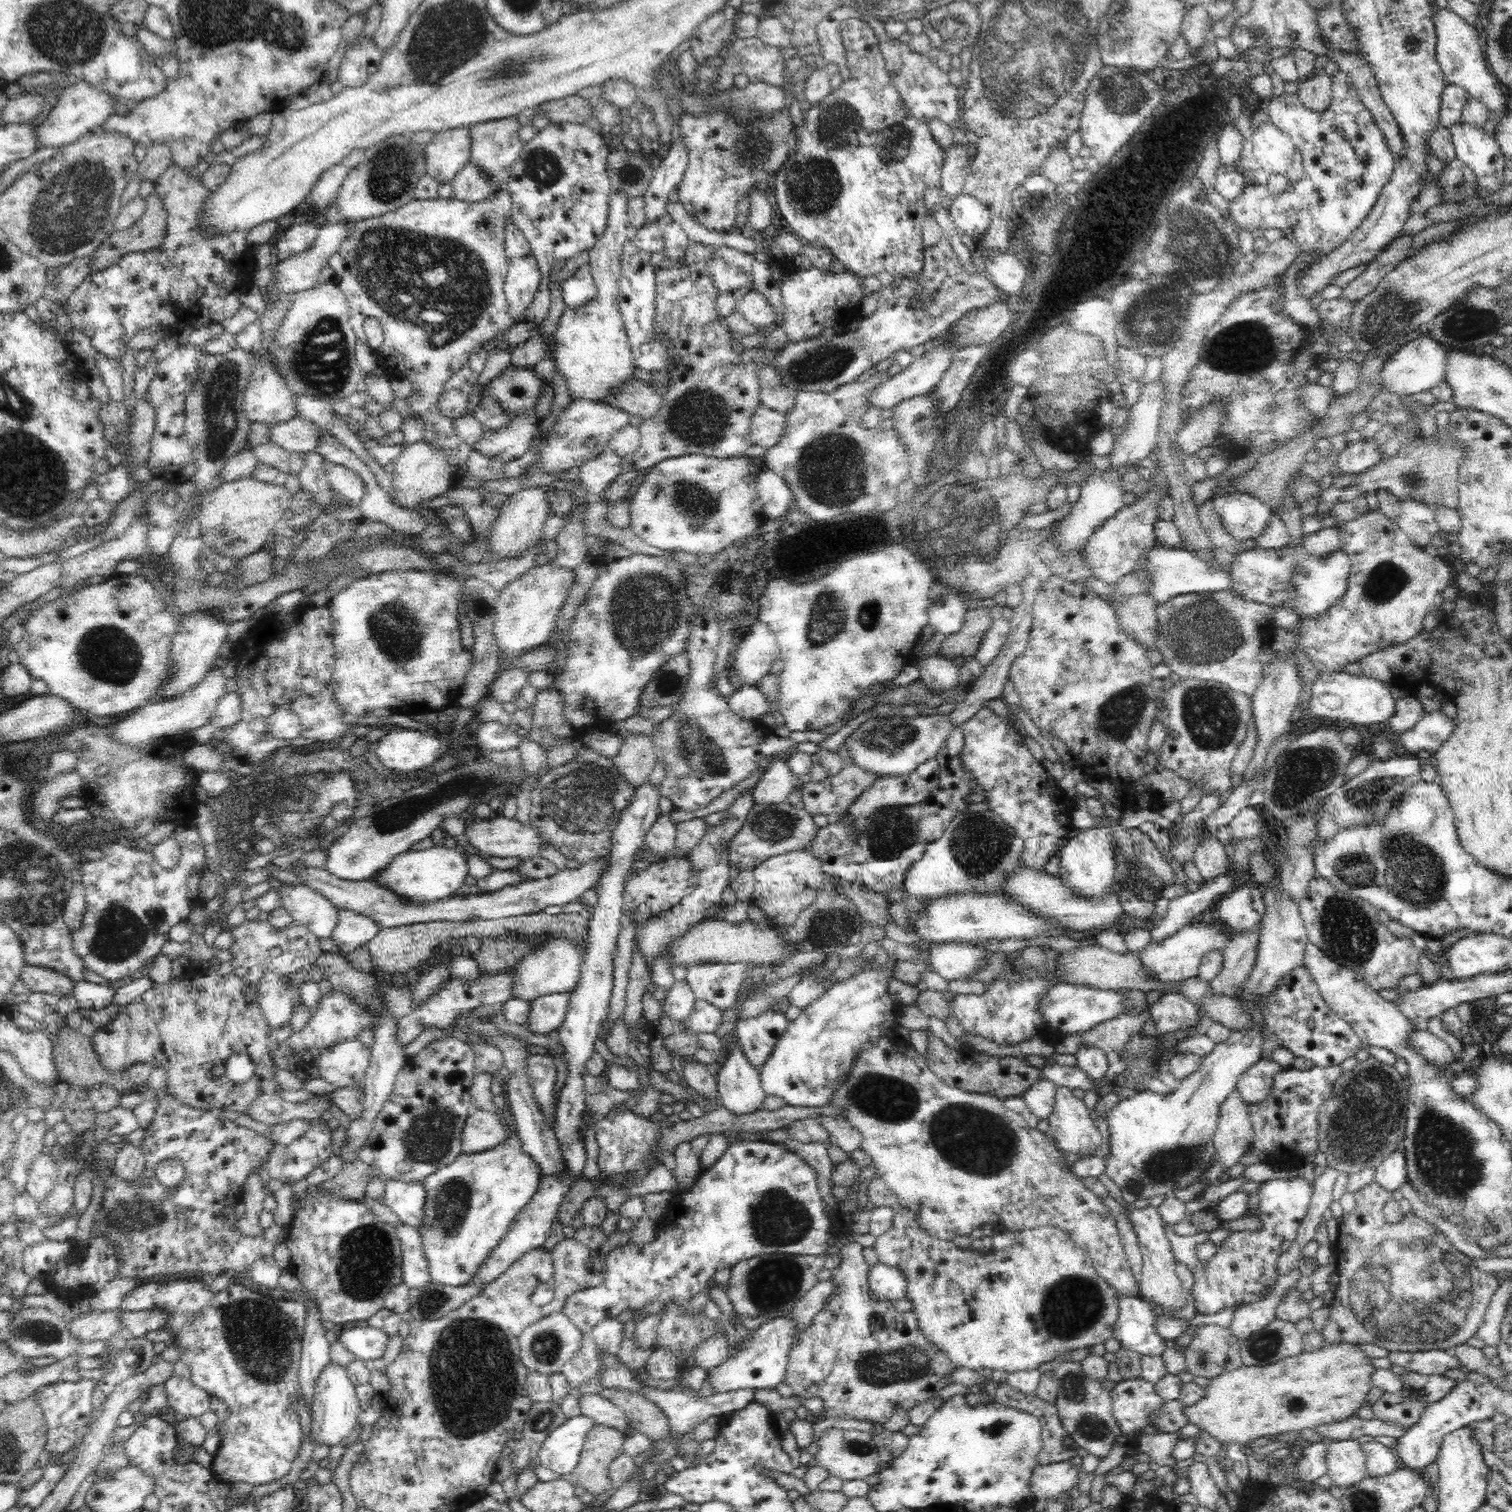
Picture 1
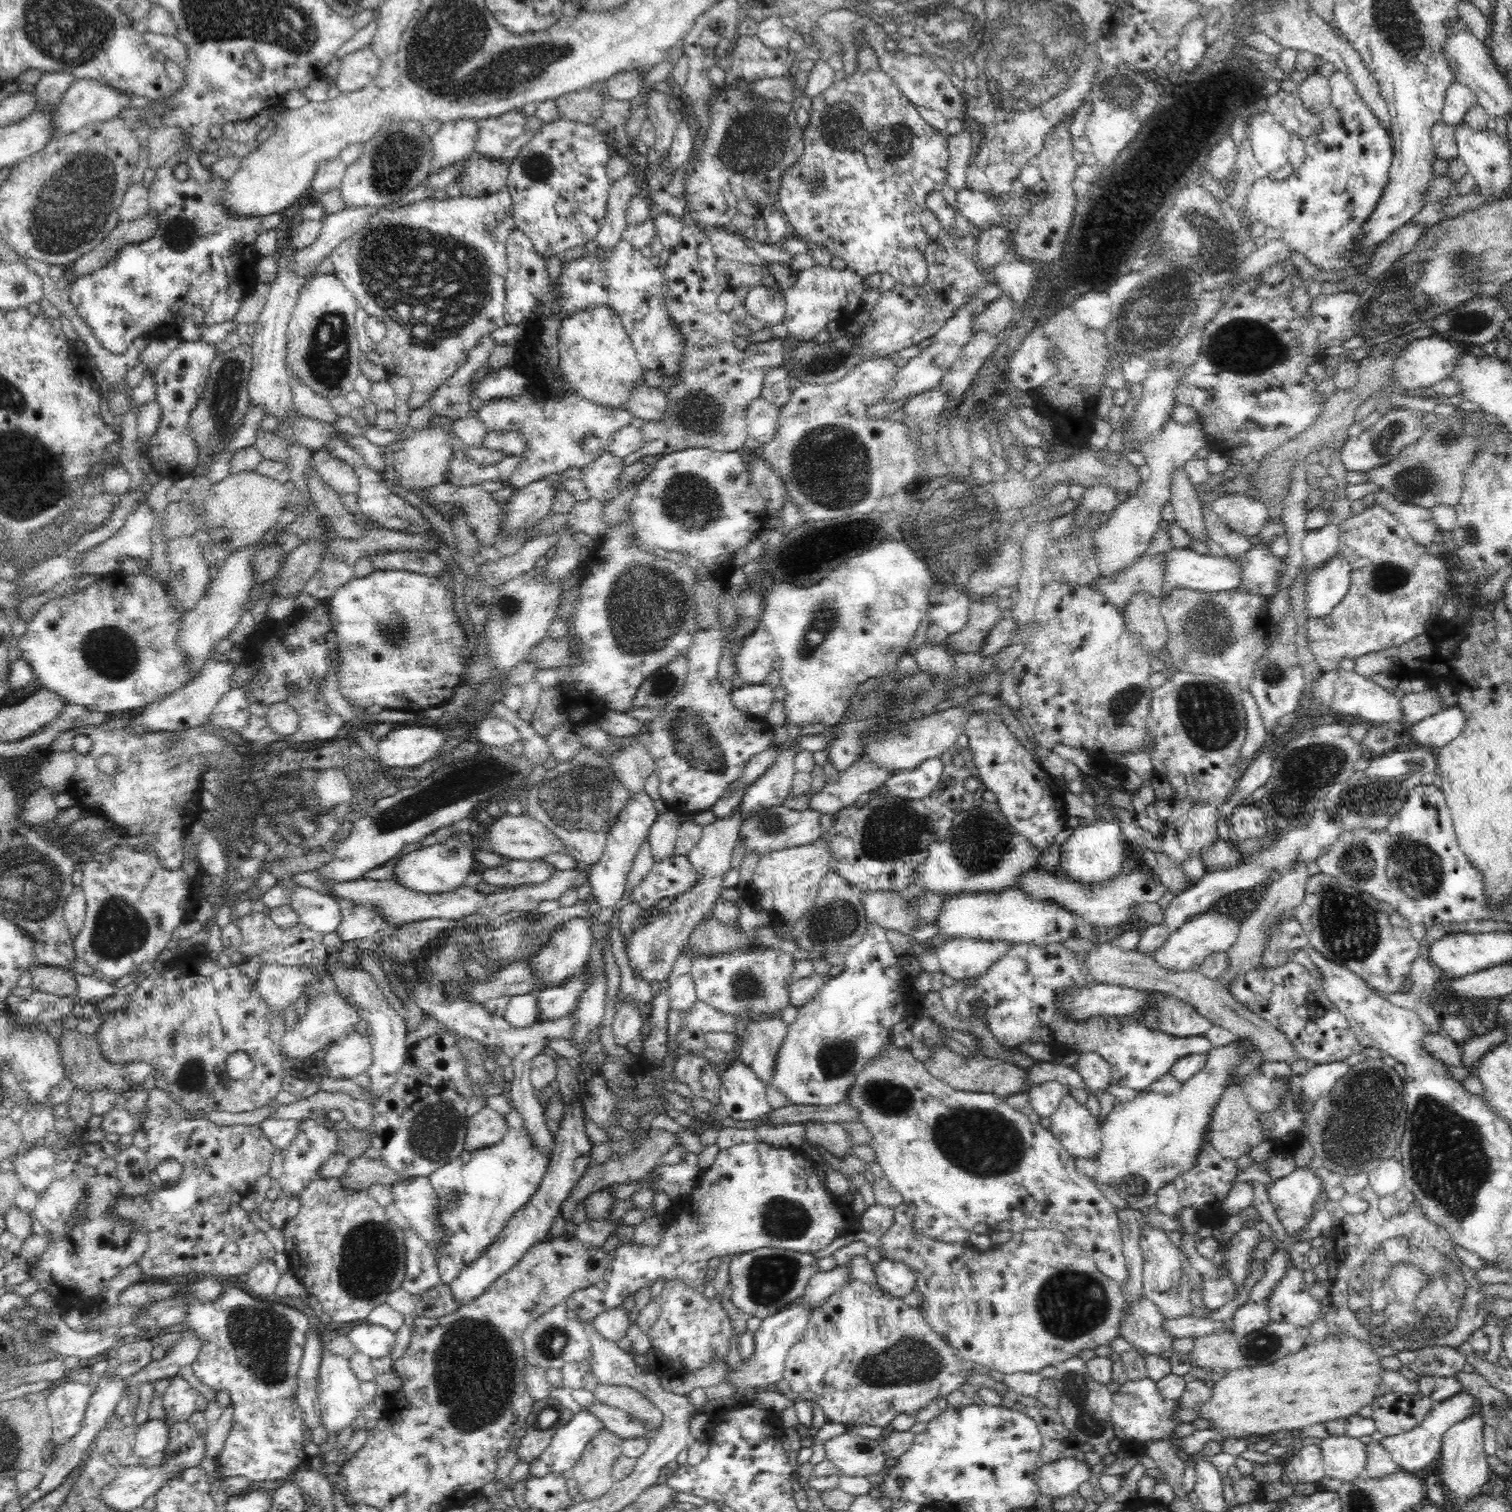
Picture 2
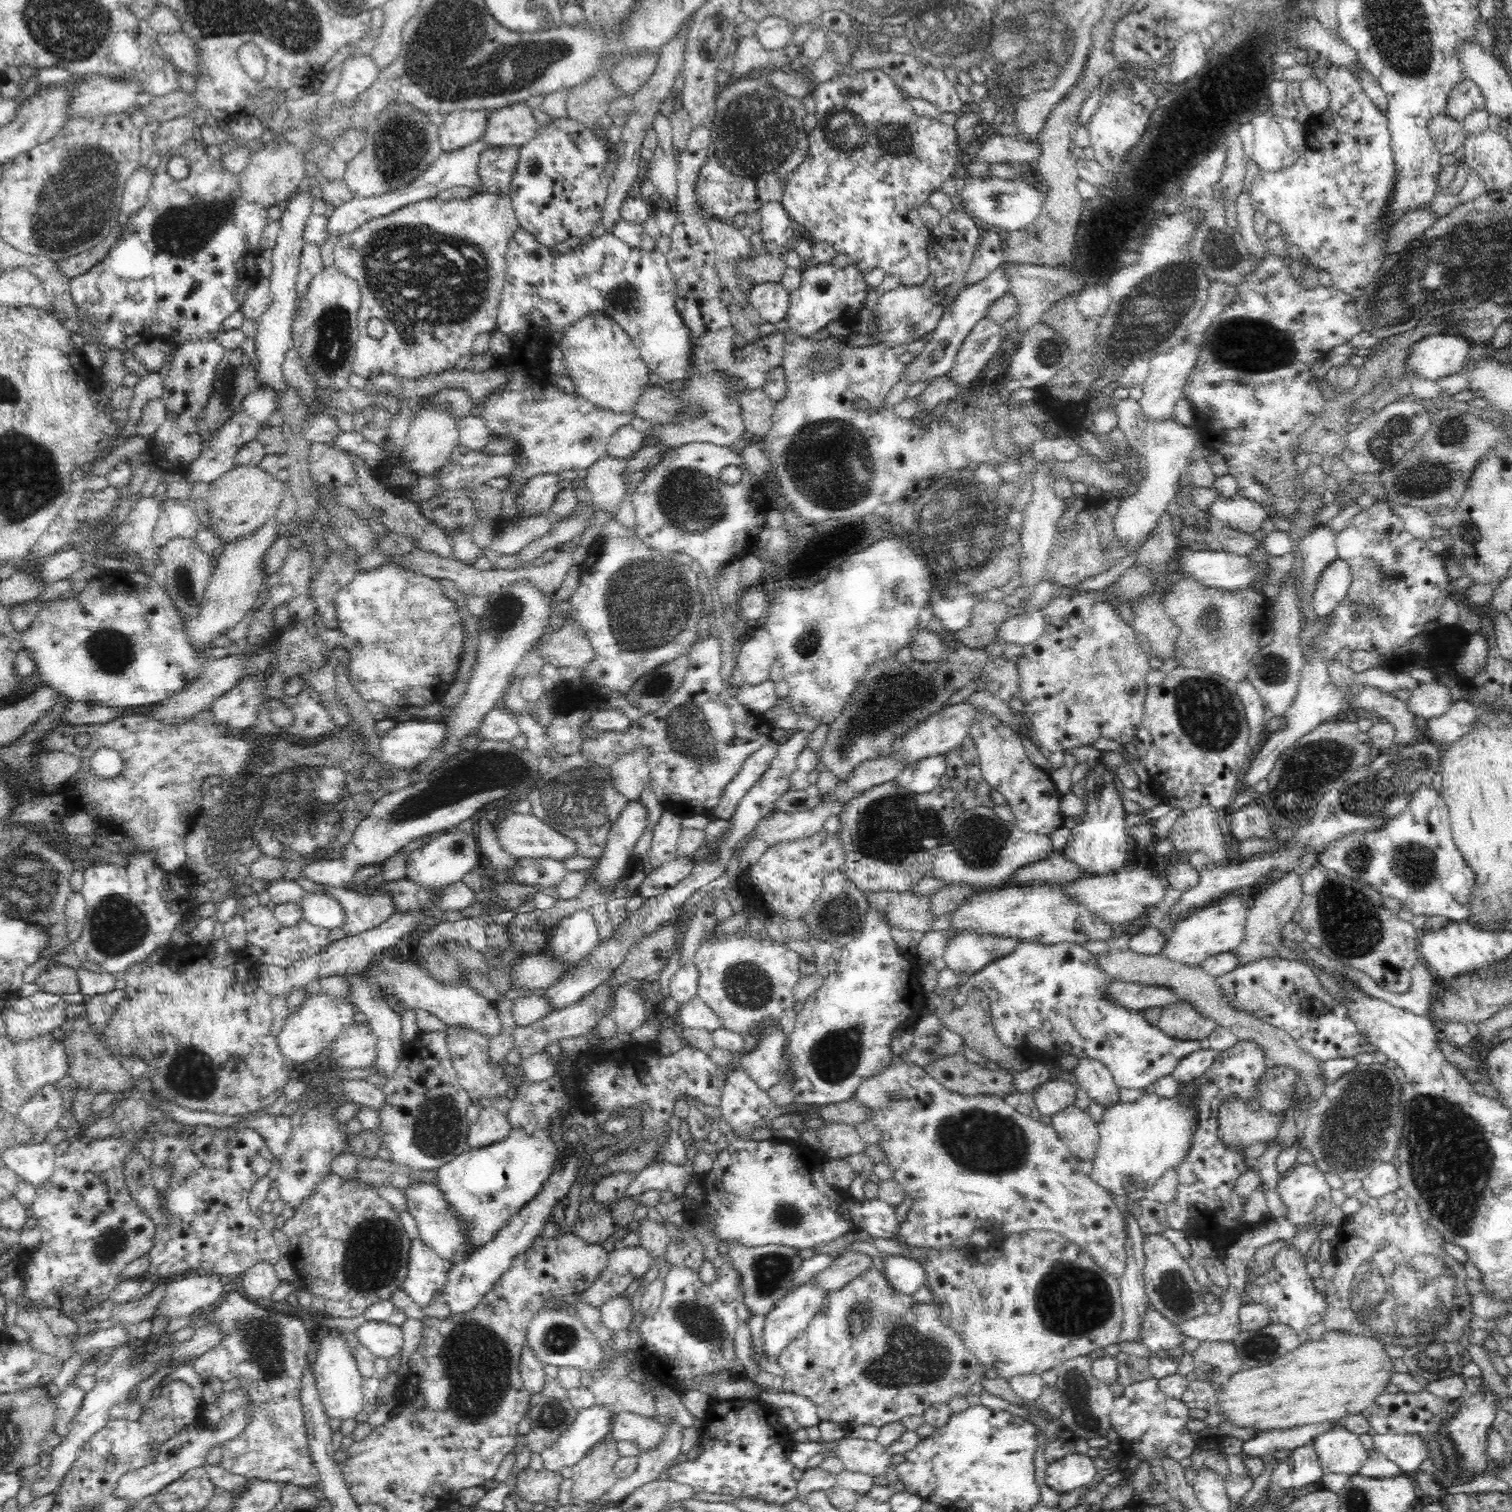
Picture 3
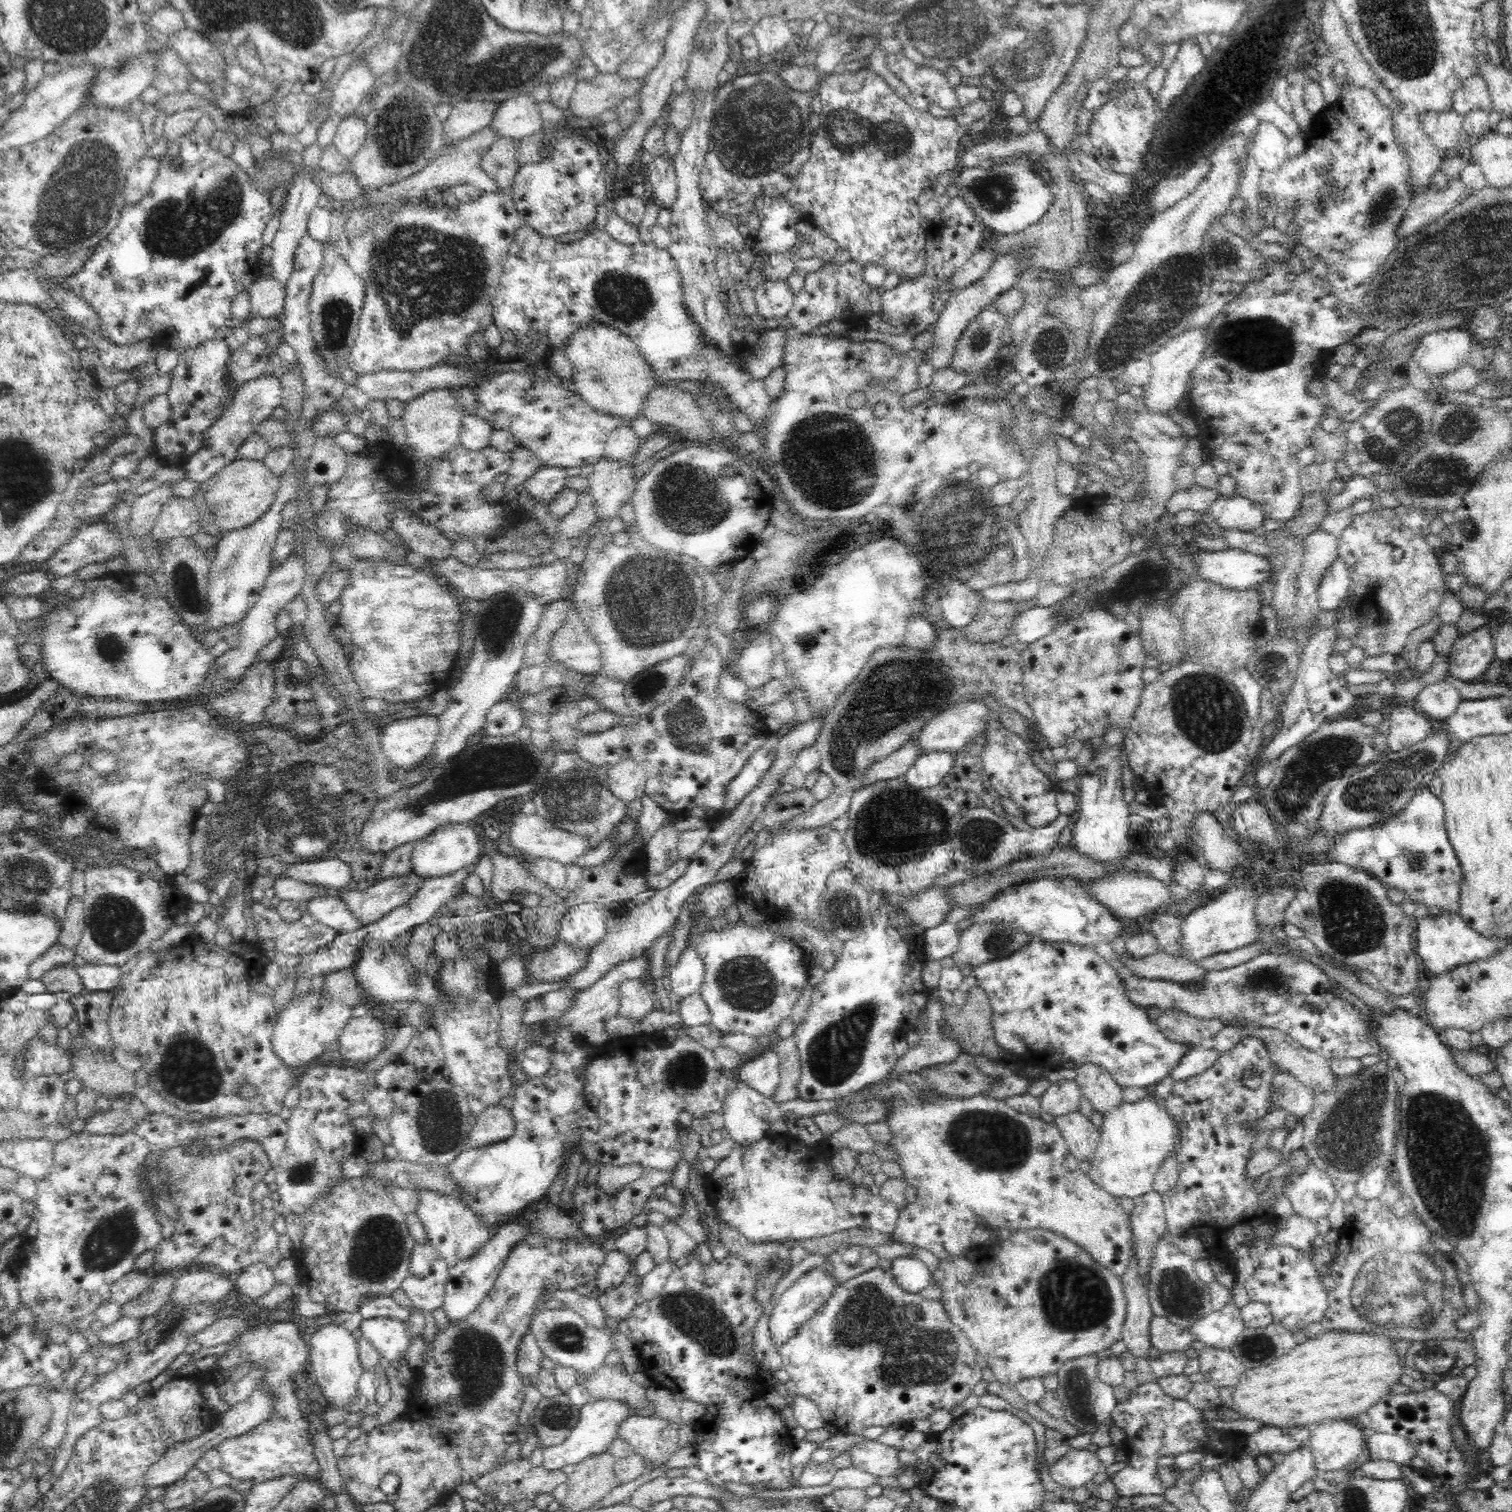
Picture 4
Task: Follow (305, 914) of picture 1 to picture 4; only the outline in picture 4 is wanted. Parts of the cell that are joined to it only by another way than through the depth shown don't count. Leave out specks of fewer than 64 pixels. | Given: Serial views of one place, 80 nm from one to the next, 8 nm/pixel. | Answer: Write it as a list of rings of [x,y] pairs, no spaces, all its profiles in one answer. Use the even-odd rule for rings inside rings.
[[[316,896],[306,902],[306,908],[316,921],[339,933],[352,932],[363,927],[340,896]]]

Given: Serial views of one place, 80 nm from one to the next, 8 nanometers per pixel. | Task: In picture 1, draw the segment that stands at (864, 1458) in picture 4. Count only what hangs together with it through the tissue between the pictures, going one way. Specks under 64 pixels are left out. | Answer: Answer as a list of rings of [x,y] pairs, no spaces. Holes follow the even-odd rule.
[[[828,1428],[817,1441],[819,1448],[814,1456],[813,1465],[819,1468],[826,1468],[832,1476],[845,1480],[864,1480],[870,1474],[878,1472],[878,1465],[881,1462],[876,1443],[871,1433],[858,1430],[843,1430]]]

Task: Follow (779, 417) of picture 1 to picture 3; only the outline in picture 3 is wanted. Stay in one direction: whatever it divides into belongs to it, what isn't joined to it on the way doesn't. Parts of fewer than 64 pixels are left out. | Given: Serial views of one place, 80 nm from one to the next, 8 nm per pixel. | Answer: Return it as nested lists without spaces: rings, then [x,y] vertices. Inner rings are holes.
[[[763,387],[744,389],[739,401],[745,428],[761,440],[772,426],[775,402],[764,393]]]

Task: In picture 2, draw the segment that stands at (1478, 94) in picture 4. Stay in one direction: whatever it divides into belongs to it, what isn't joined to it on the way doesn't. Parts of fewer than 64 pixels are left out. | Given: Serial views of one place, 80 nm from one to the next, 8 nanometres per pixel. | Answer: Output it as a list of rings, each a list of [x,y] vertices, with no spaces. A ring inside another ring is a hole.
[[[1454,81],[1446,90],[1441,118],[1448,124],[1460,125],[1468,108],[1478,104],[1478,97],[1468,86]]]

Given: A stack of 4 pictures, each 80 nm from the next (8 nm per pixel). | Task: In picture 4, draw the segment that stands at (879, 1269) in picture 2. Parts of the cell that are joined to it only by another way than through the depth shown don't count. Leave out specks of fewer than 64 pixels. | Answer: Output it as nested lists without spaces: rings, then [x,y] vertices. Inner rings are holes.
[[[899,1257],[892,1260],[890,1272],[906,1292],[918,1293],[932,1283],[932,1273],[918,1258]]]

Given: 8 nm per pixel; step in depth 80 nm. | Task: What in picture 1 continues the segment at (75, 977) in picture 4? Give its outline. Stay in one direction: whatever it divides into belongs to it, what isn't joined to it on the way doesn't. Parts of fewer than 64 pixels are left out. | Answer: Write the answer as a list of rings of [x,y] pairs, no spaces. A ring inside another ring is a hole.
[[[26,964],[20,972],[20,980],[29,993],[44,992],[58,997],[73,994],[75,987],[70,977],[54,969],[36,965]]]

